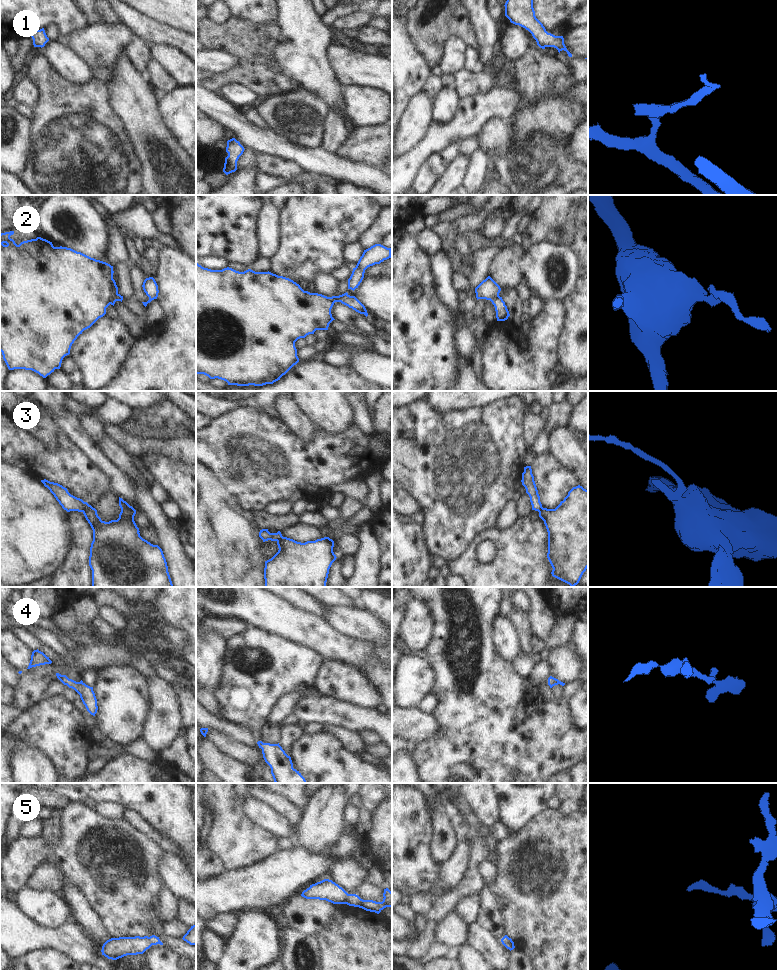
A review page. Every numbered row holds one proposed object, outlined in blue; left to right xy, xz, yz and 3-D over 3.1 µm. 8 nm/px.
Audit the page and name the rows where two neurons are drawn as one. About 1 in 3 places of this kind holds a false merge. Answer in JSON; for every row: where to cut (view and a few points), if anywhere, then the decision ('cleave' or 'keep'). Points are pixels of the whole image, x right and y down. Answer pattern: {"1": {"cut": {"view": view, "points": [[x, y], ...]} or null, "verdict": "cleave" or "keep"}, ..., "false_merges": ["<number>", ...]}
{"1": {"cut": null, "verdict": "keep"}, "2": {"cut": {"view": "yz", "points": [[498, 295], [490, 300]]}, "verdict": "cleave"}, "3": {"cut": {"view": "xy", "points": [[89, 505], [82, 511]]}, "verdict": "cleave"}, "4": {"cut": null, "verdict": "keep"}, "5": {"cut": null, "verdict": "keep"}, "false_merges": ["2", "3"]}

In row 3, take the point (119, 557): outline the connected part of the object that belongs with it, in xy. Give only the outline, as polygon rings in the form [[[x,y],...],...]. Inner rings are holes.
[[[119,497],[121,512],[117,520],[102,521],[91,505],[83,514],[93,530],[89,566],[92,587],[174,587],[162,549],[140,536],[134,516],[136,510]]]

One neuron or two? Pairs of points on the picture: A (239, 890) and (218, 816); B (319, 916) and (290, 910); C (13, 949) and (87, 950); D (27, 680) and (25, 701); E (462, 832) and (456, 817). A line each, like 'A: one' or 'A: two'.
A: two
B: one
C: one
D: one
E: one

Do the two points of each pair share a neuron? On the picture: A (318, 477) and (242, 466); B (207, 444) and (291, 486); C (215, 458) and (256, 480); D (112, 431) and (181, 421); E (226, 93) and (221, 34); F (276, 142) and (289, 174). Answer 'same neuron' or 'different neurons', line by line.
A: same neuron
B: same neuron
C: same neuron
D: different neurons
E: different neurons
F: different neurons

